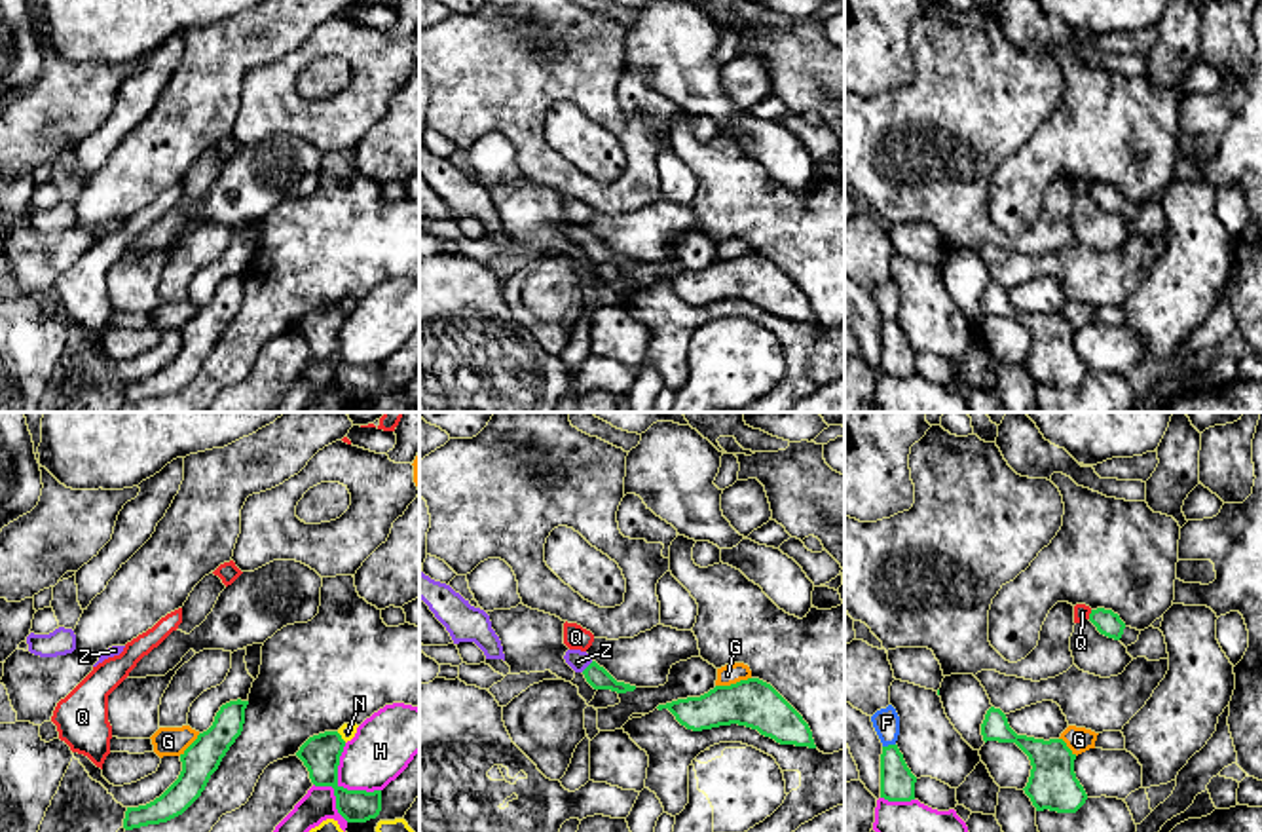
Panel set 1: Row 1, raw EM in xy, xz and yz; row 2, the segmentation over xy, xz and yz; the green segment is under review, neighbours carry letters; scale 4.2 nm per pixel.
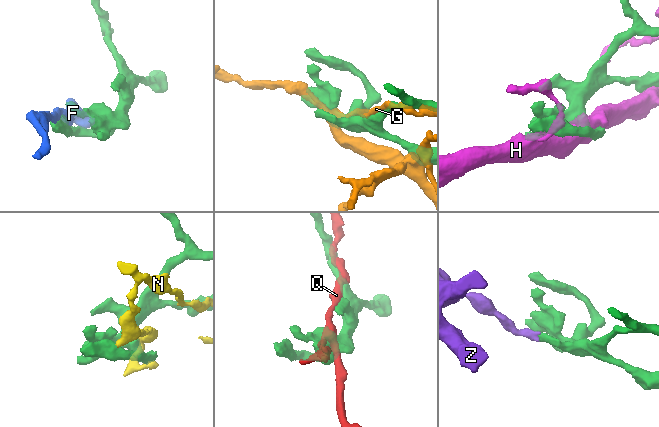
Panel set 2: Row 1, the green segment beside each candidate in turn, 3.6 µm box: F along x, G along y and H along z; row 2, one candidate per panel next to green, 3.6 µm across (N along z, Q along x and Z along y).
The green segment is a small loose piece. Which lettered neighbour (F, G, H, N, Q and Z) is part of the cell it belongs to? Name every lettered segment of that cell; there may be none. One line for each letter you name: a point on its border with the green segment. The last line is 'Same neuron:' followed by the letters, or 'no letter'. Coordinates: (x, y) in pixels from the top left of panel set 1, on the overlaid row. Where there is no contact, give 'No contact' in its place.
Z: Touches green at xz (589, 665)
Same neuron: Z

